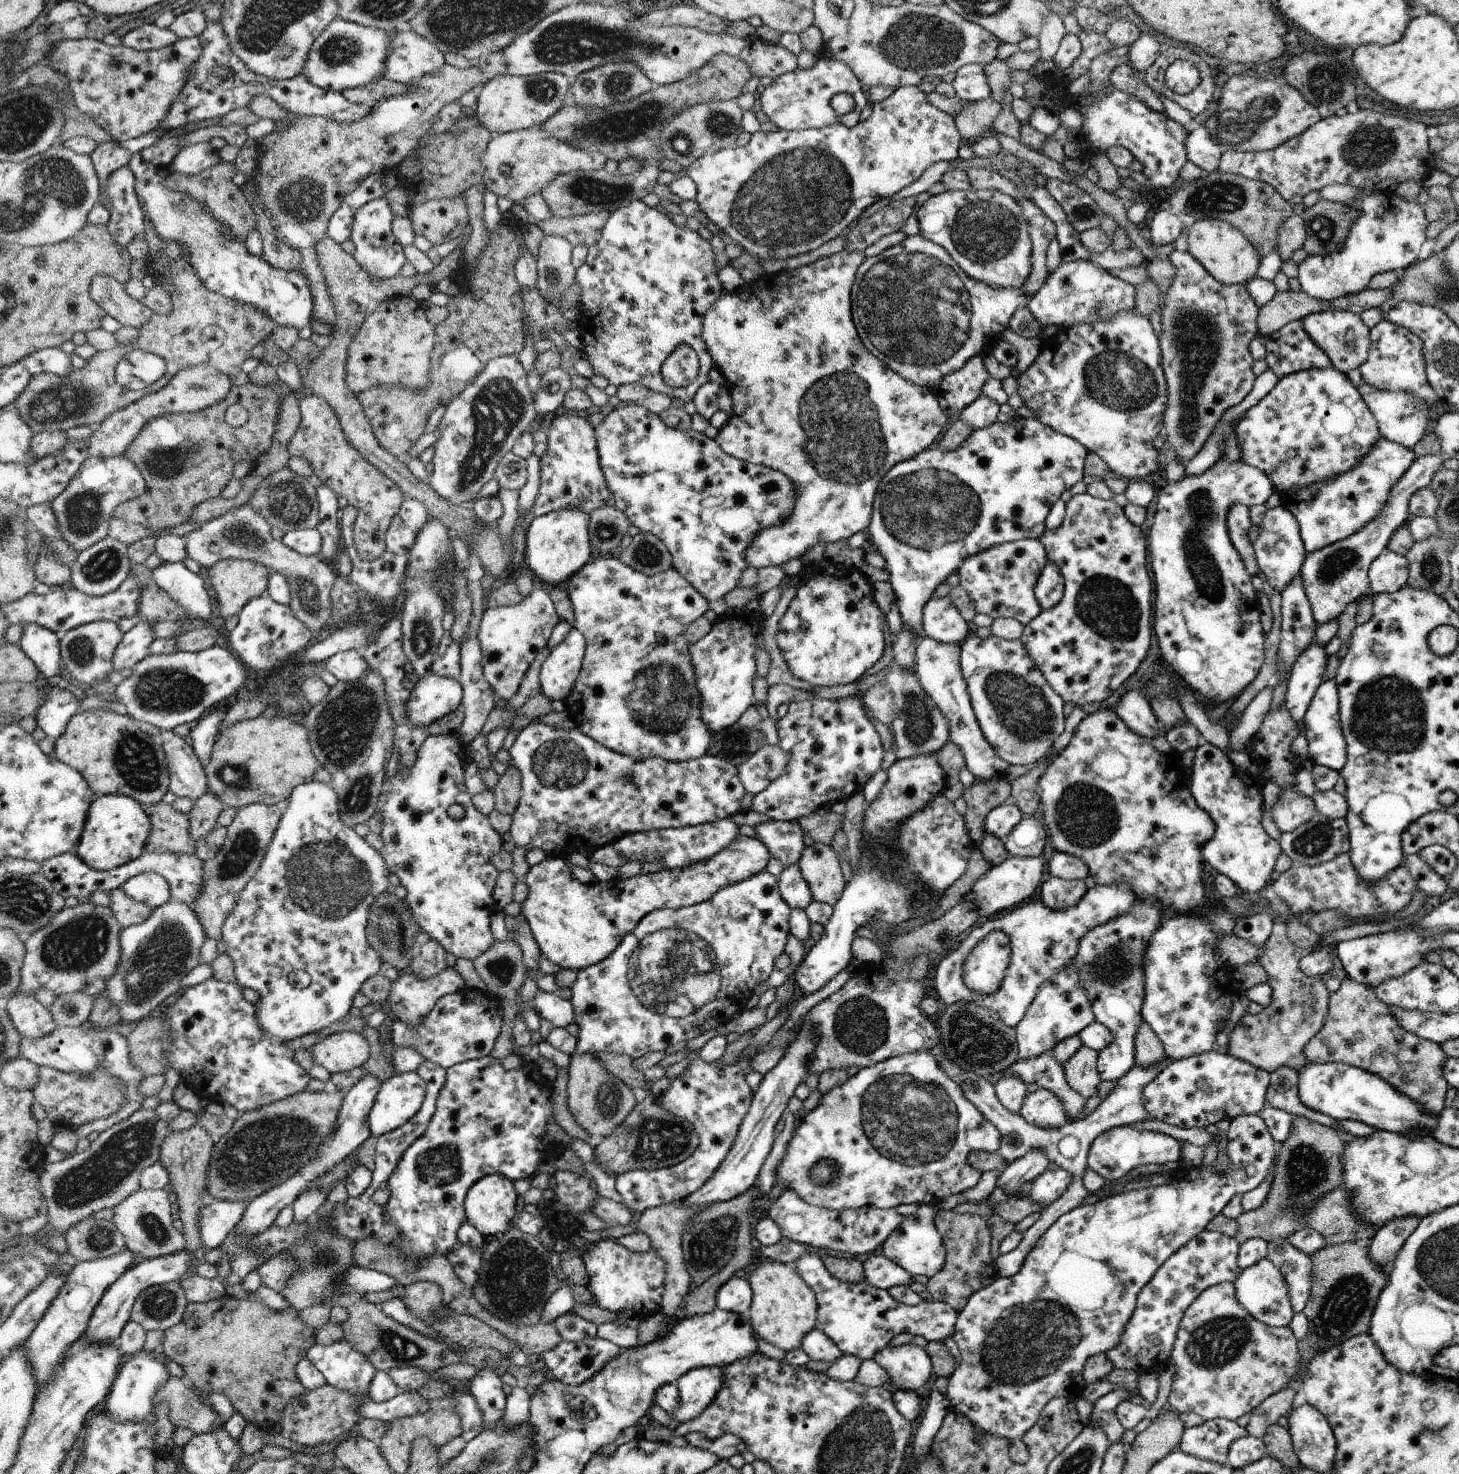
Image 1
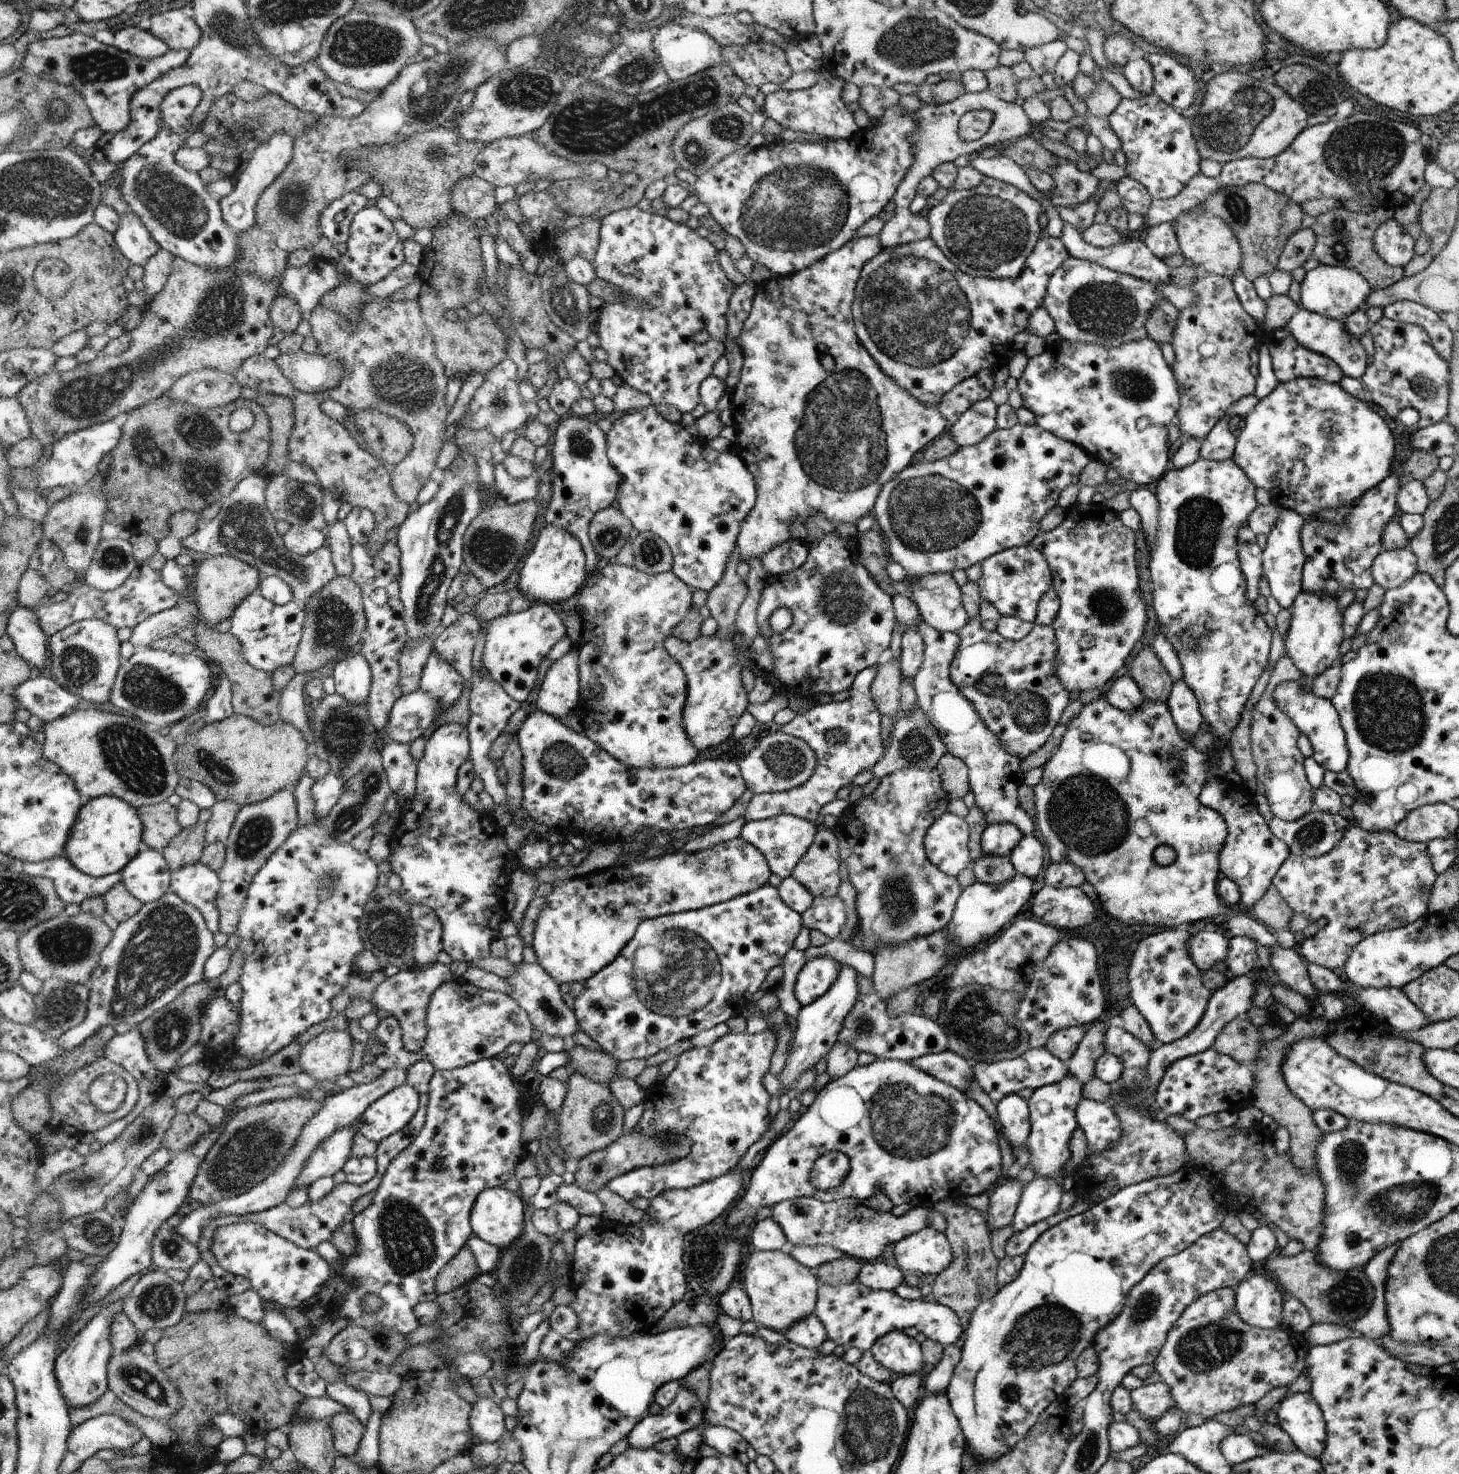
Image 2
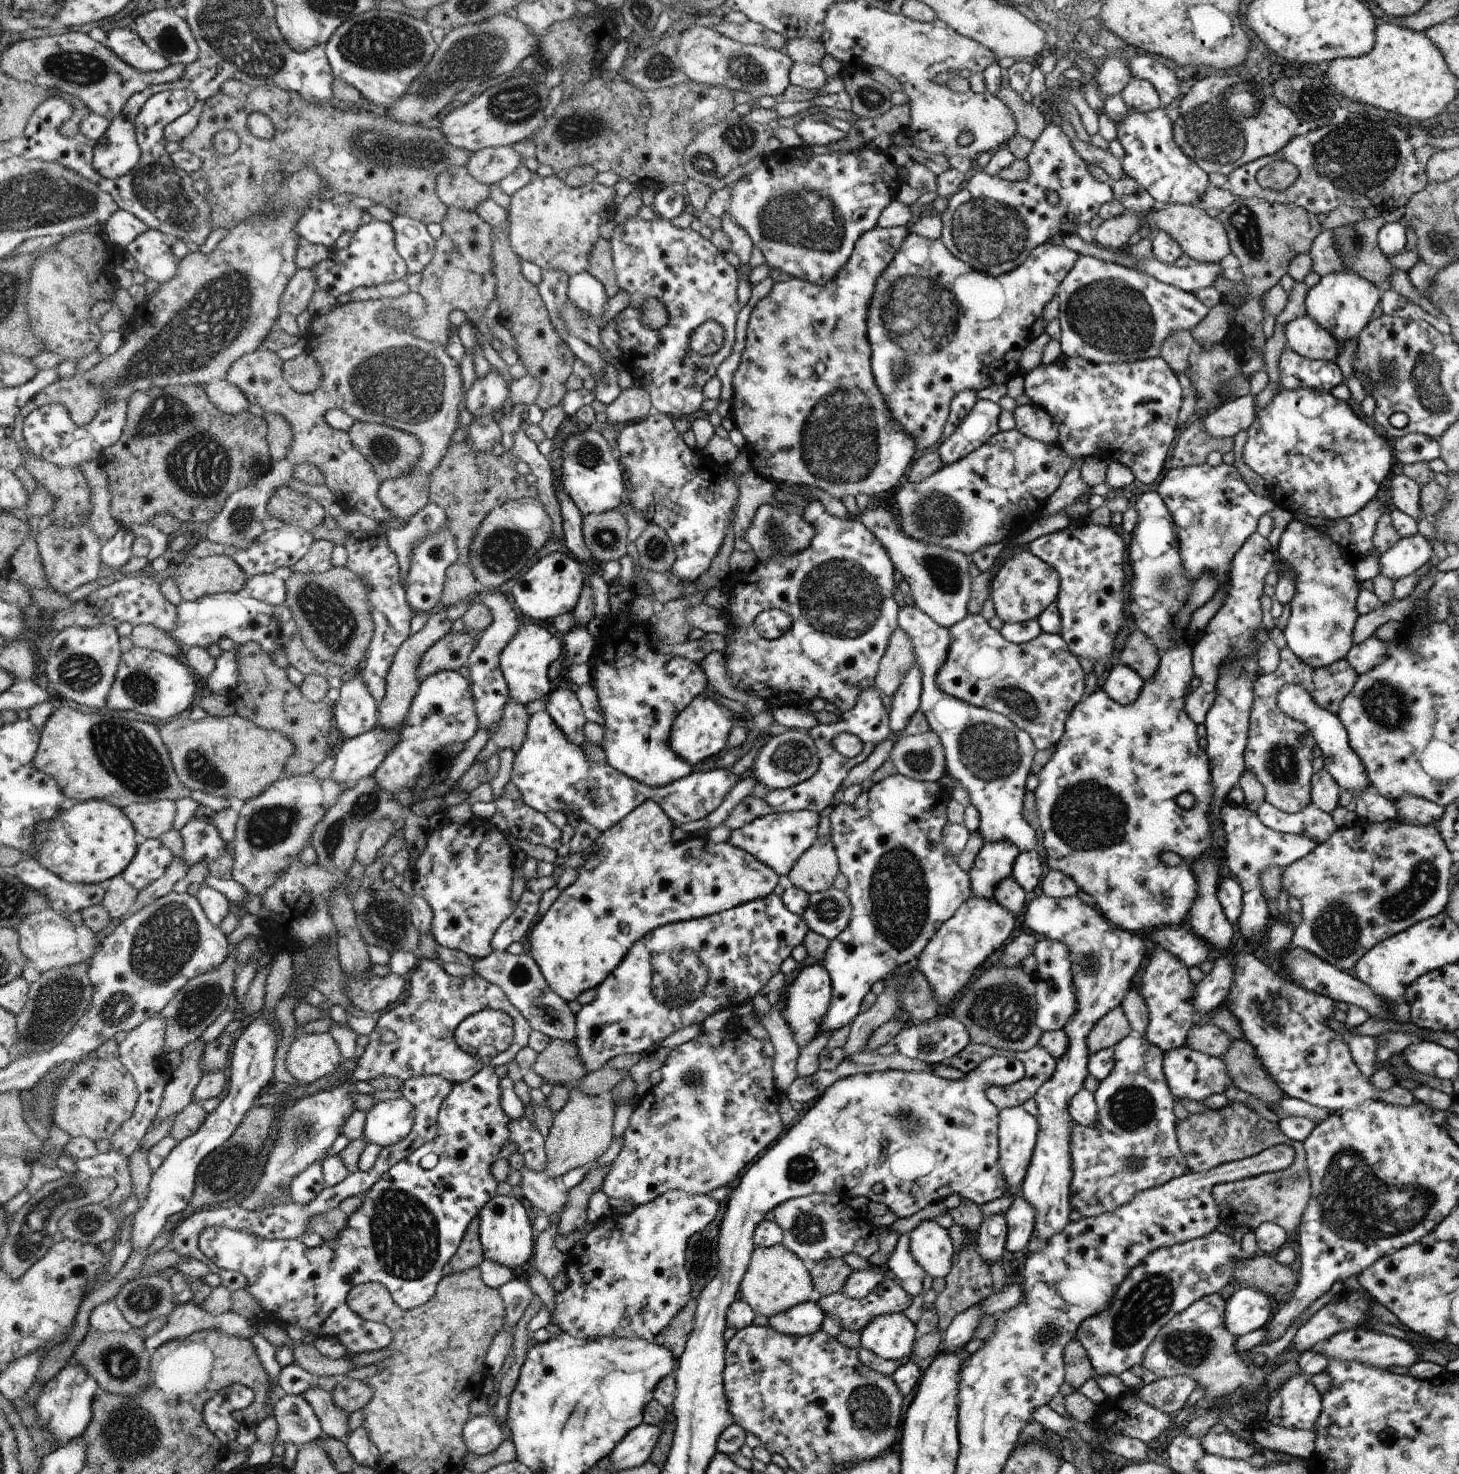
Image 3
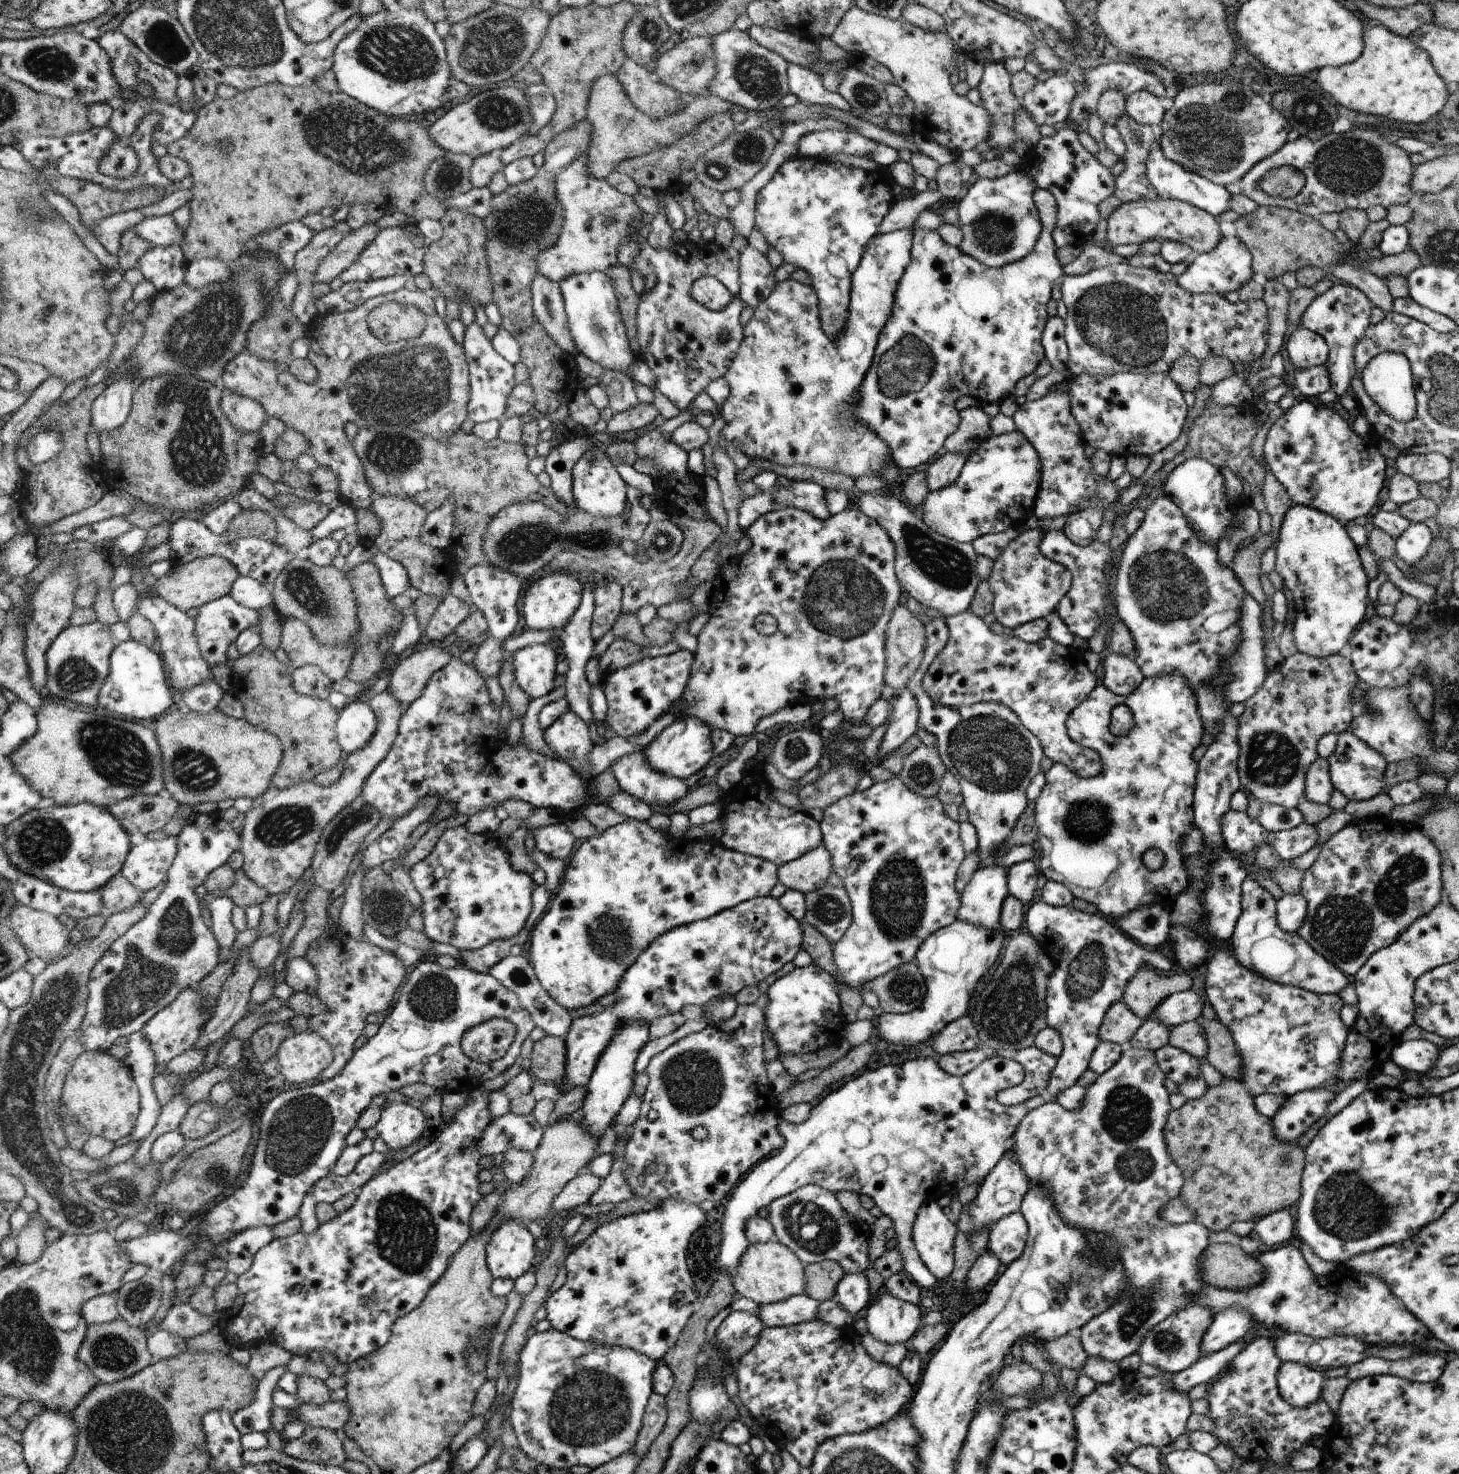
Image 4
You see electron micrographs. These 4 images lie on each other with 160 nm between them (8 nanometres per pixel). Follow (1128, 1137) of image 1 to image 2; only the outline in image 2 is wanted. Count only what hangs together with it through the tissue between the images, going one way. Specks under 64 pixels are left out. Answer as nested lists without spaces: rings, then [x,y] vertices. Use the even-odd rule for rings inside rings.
[[[1082,1098],[1077,1104],[1075,1115],[1078,1128],[1081,1128],[1084,1136],[1086,1136],[1088,1153],[1103,1153],[1107,1148],[1110,1148],[1114,1143],[1119,1141],[1122,1134],[1120,1121],[1108,1102],[1101,1103]]]

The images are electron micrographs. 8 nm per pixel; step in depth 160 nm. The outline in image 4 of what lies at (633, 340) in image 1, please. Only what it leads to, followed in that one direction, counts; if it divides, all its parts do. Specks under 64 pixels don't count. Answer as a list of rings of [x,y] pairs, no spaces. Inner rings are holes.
[[[671,239],[671,245],[668,250],[656,250],[645,242],[640,244],[640,254],[636,256],[634,262],[630,265],[630,272],[638,271],[644,274],[656,274],[655,286],[647,292],[642,292],[639,296],[639,303],[636,315],[637,337],[643,361],[654,370],[657,376],[657,387],[668,400],[671,400],[681,411],[690,406],[694,398],[706,390],[716,379],[724,377],[728,366],[734,362],[736,352],[739,352],[738,346],[742,346],[742,326],[740,326],[740,312],[744,310],[747,304],[742,299],[742,278],[738,274],[738,251],[730,246],[730,252],[715,241],[706,242],[698,246],[690,241],[685,243],[674,243]],[[700,277],[714,277],[719,280],[732,294],[730,304],[721,311],[708,310],[699,302],[692,298],[691,290],[695,280]],[[723,333],[728,334],[728,339],[720,341]]]

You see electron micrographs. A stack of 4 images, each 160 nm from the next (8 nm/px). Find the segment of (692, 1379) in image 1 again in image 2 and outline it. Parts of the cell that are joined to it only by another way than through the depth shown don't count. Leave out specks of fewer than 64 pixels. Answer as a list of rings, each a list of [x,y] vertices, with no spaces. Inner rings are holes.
[[[682,1387],[671,1405],[657,1415],[648,1415],[631,1431],[628,1446],[634,1449],[651,1449],[656,1442],[677,1438],[687,1430],[699,1427],[704,1422],[704,1406],[699,1394]]]

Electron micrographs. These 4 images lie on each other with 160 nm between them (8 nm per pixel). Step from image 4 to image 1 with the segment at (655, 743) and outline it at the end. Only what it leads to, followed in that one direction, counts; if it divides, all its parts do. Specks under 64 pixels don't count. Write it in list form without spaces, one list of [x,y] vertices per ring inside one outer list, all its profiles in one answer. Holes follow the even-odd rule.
[[[734,608],[734,614],[724,612],[712,623],[710,633],[690,647],[695,664],[699,690],[703,698],[703,720],[711,726],[712,733],[724,731],[739,723],[744,712],[754,705],[752,680],[756,676],[754,650],[762,636],[765,621],[760,612]]]

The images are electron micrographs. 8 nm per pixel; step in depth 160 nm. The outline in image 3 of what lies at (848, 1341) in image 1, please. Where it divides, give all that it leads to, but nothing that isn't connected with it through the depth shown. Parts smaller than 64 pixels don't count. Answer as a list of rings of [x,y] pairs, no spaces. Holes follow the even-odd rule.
[[[890,1276],[874,1292],[862,1300],[853,1299],[843,1291],[827,1297],[815,1296],[824,1314],[831,1314],[842,1322],[842,1327],[852,1332],[860,1330],[880,1315],[902,1313],[912,1304],[913,1296],[909,1295],[899,1283]]]

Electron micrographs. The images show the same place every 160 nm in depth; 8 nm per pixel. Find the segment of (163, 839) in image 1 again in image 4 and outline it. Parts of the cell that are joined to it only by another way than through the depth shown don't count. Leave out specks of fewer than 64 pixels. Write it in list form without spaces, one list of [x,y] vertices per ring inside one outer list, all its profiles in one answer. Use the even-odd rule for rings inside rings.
[[[170,794],[136,795],[120,801],[108,809],[118,820],[121,820],[126,832],[154,832],[162,830],[162,826],[174,816],[178,801]]]

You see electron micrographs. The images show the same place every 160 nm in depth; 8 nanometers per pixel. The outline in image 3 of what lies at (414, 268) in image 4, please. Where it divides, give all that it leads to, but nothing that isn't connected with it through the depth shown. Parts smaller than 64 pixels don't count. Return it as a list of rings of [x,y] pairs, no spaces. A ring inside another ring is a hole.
[[[373,219],[368,224],[361,223],[356,230],[350,244],[338,250],[337,254],[331,255],[325,260],[320,261],[314,268],[317,280],[317,292],[326,292],[331,296],[338,297],[340,294],[350,293],[354,288],[366,288],[366,286],[378,286],[394,280],[403,280],[407,275],[407,268],[404,259],[398,255],[394,247],[394,234],[390,223],[380,222]]]

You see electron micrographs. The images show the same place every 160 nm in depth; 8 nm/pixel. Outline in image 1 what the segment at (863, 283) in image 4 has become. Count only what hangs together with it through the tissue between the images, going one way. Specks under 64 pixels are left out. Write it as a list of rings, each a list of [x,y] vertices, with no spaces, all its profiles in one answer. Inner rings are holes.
[[[844,249],[813,264],[795,270],[784,269],[774,276],[766,276],[749,284],[746,283],[734,292],[725,291],[724,295],[720,296],[719,303],[707,313],[703,320],[703,340],[707,342],[707,349],[710,350],[711,357],[716,360],[716,368],[726,379],[726,385],[731,390],[733,401],[728,421],[720,428],[715,441],[728,456],[778,470],[790,477],[796,486],[797,504],[795,510],[792,511],[792,516],[788,516],[788,520],[784,520],[784,524],[778,524],[778,526],[772,526],[772,528],[766,528],[764,532],[760,532],[756,536],[755,542],[752,543],[747,560],[748,564],[754,568],[780,566],[790,560],[801,558],[806,551],[820,542],[828,544],[841,539],[851,539],[858,532],[863,532],[871,525],[875,497],[878,495],[878,487],[884,476],[896,464],[903,463],[904,460],[911,459],[927,450],[951,423],[952,418],[944,413],[942,406],[939,405],[937,391],[913,384],[909,379],[903,378],[894,369],[887,368],[878,357],[873,356],[864,347],[863,340],[855,328],[854,314],[851,310],[851,292],[855,287],[859,267],[865,259],[864,252],[850,252],[850,250]]]

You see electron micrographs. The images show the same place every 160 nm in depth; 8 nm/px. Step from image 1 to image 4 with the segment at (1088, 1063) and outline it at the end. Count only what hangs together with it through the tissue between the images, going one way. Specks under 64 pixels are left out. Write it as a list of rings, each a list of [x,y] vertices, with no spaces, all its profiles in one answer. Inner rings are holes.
[[[1120,1000],[1106,1011],[1099,1037],[1102,1041],[1110,1041],[1125,1047],[1142,1023],[1141,1018],[1136,1016],[1127,1004],[1124,1004],[1124,1001]]]

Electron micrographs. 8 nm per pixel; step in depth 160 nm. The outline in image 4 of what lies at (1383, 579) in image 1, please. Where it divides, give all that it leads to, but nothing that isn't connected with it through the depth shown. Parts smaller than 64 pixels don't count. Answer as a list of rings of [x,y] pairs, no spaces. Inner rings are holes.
[[[1424,522],[1412,524],[1395,540],[1395,554],[1412,566],[1421,561],[1433,538]]]

